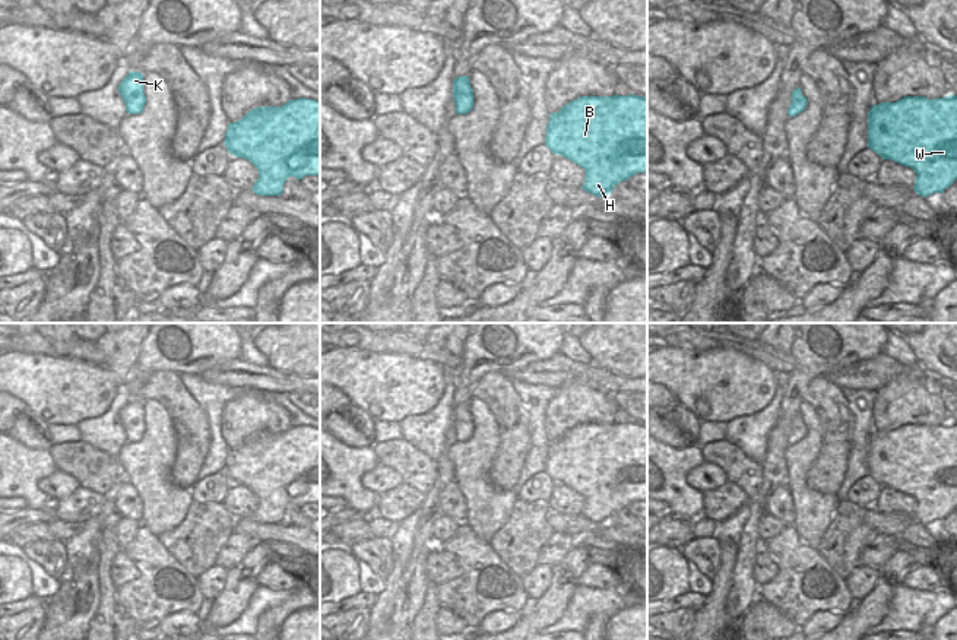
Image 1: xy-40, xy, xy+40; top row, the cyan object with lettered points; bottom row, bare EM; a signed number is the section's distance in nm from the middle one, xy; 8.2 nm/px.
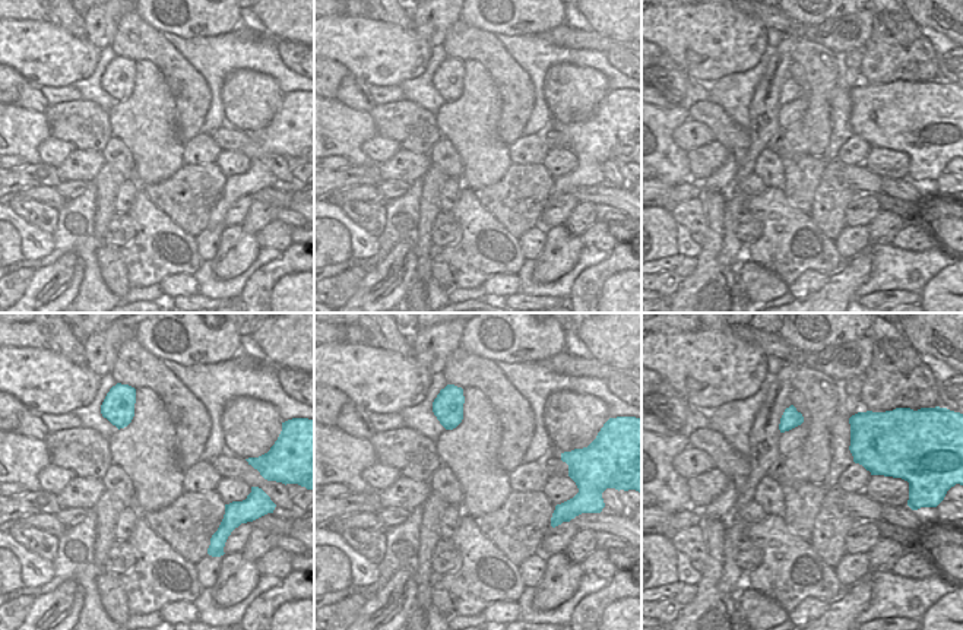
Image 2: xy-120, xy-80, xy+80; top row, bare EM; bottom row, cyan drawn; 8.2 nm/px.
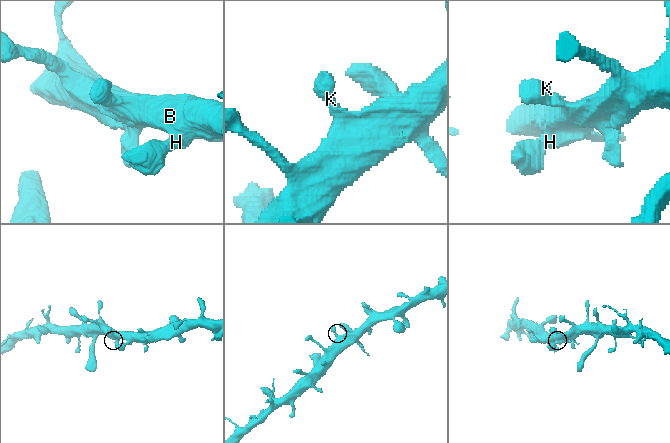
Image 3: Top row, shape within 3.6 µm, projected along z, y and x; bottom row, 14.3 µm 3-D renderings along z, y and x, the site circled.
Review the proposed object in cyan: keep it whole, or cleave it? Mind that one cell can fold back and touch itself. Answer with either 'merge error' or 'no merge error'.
no merge error

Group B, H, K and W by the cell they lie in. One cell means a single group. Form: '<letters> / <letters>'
B H K W

